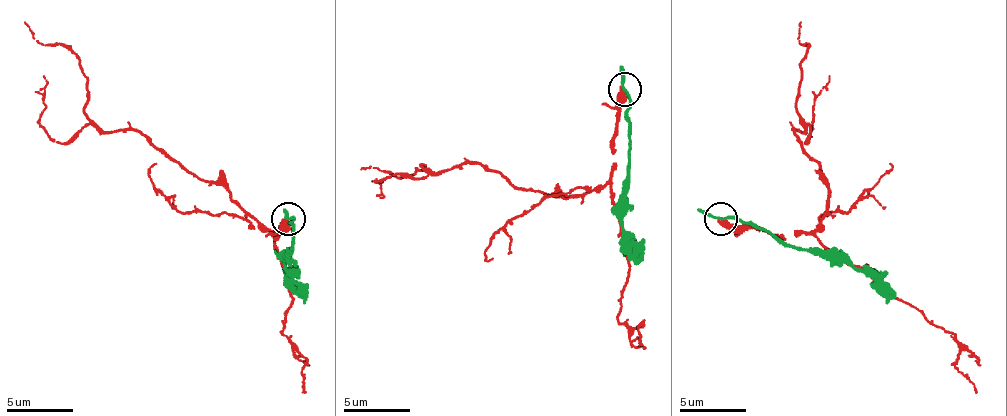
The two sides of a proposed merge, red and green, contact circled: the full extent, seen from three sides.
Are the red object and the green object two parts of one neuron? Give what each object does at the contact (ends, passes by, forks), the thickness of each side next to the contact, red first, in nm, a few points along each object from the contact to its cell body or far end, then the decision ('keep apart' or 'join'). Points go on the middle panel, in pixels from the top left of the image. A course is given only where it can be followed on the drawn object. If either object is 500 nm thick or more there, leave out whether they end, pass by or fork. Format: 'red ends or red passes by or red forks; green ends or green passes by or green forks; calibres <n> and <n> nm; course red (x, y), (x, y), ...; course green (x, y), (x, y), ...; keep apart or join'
calibres 500 and 200 nm; course red (622, 90), (612, 173), (585, 193), (519, 190), (478, 163), (438, 170), (422, 163), (402, 177), (362, 170); course green (625, 90), (629, 157), (622, 230), (642, 257); keep apart

